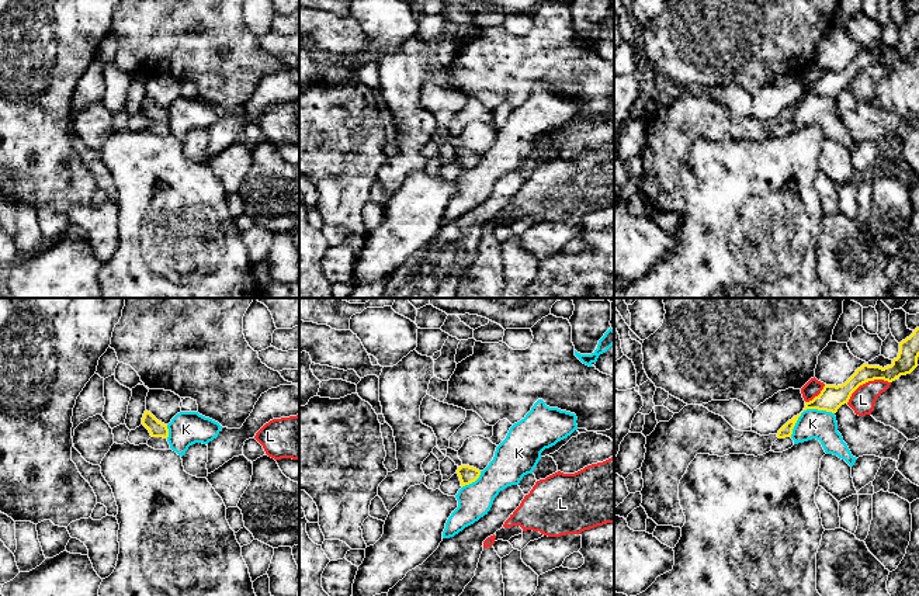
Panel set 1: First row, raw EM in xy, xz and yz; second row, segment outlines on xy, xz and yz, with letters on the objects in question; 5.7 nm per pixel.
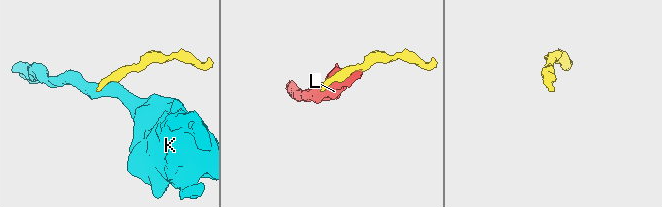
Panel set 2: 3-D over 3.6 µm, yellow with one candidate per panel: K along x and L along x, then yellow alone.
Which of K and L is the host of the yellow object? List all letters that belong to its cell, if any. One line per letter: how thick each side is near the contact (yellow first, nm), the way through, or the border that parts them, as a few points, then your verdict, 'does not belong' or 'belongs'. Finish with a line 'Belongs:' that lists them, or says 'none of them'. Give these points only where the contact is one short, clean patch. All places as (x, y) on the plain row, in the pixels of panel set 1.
K: calibres 140 and 170 nm; border yz (833, 97), (805, 94), (790, 121); does not belong
L: calibres 140 and 140 nm; does not belong
Belongs: none of them

